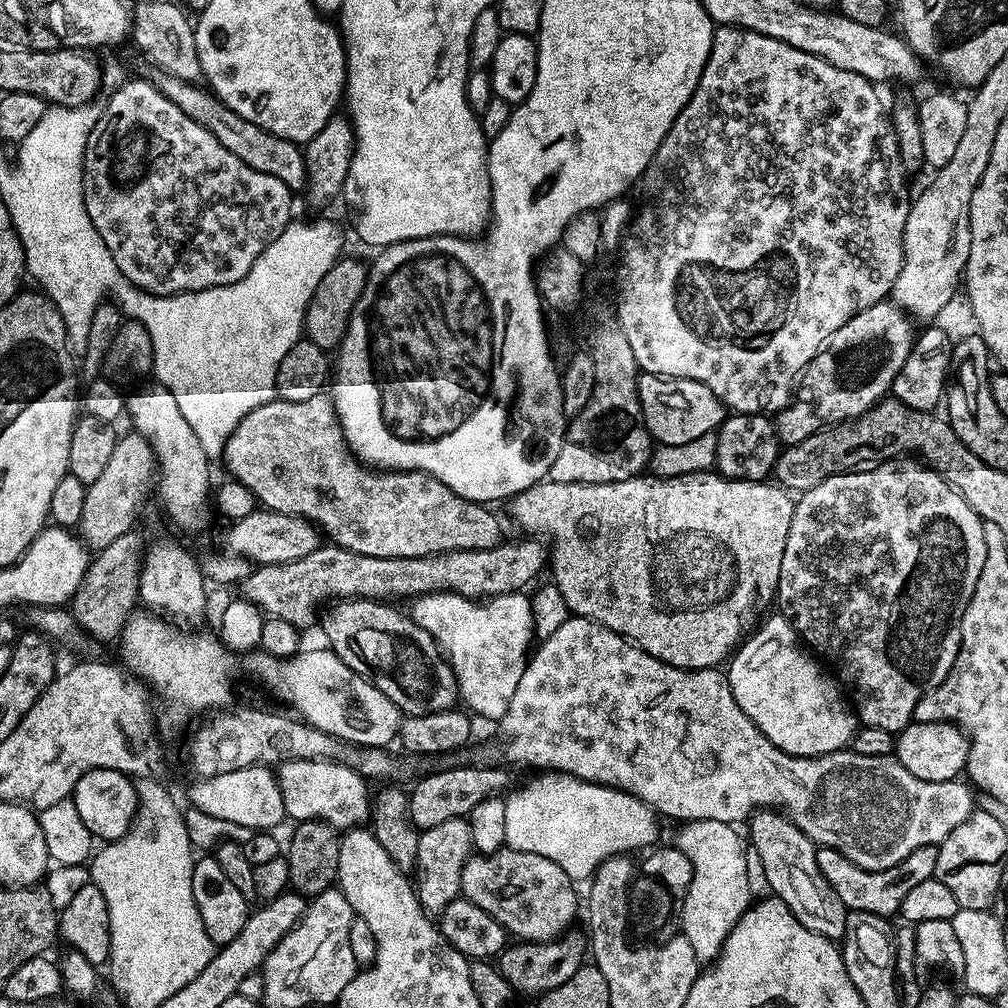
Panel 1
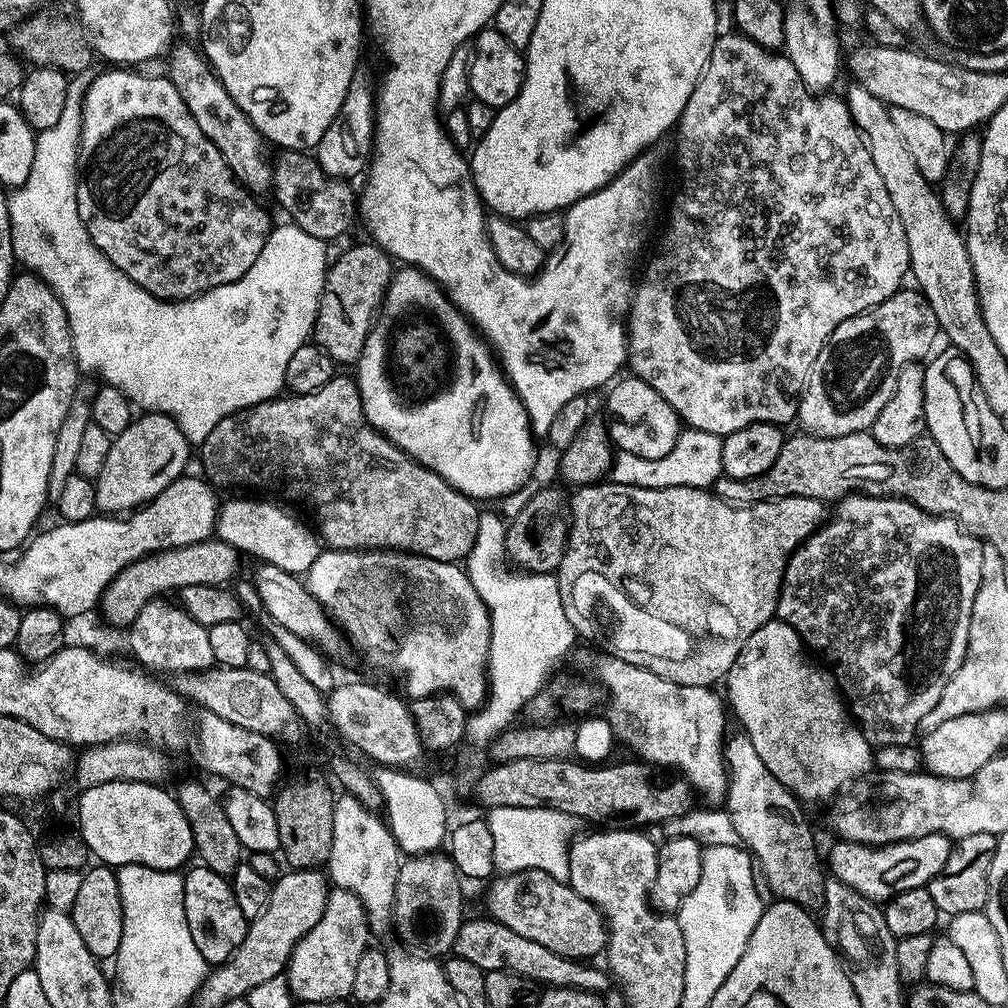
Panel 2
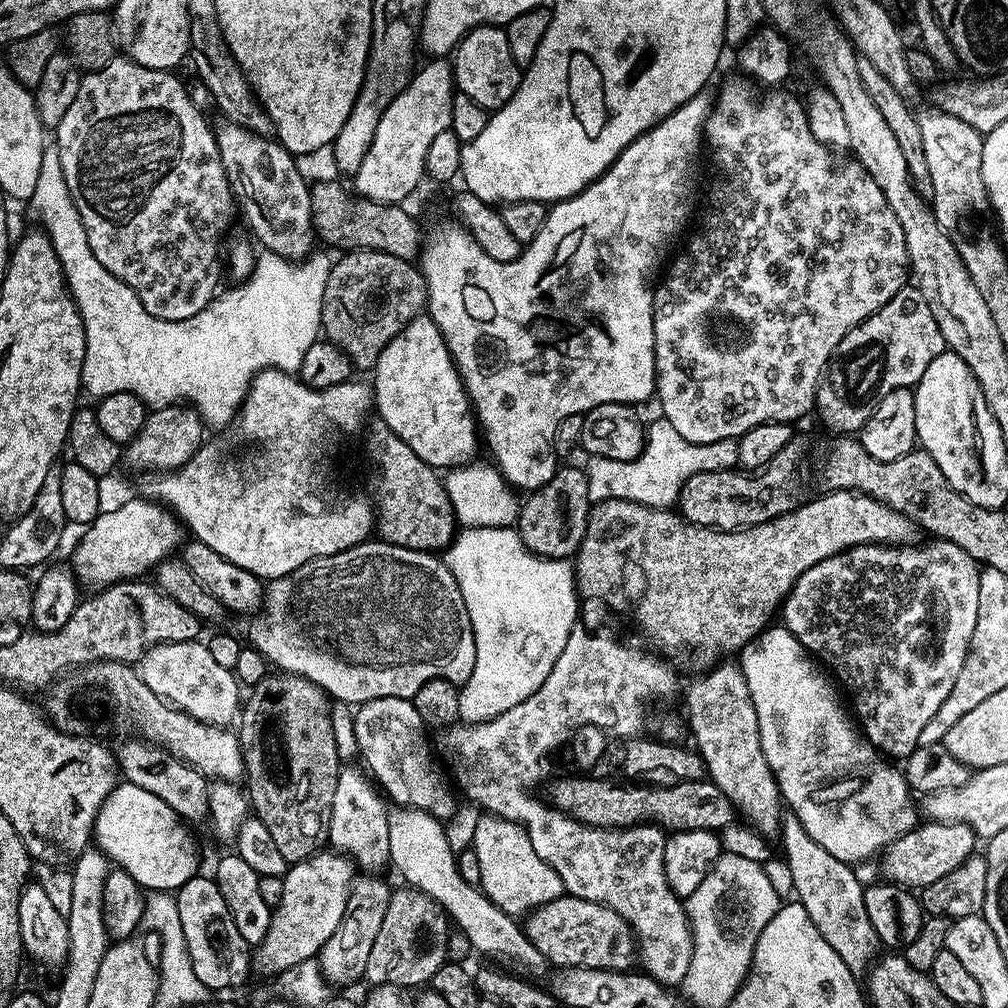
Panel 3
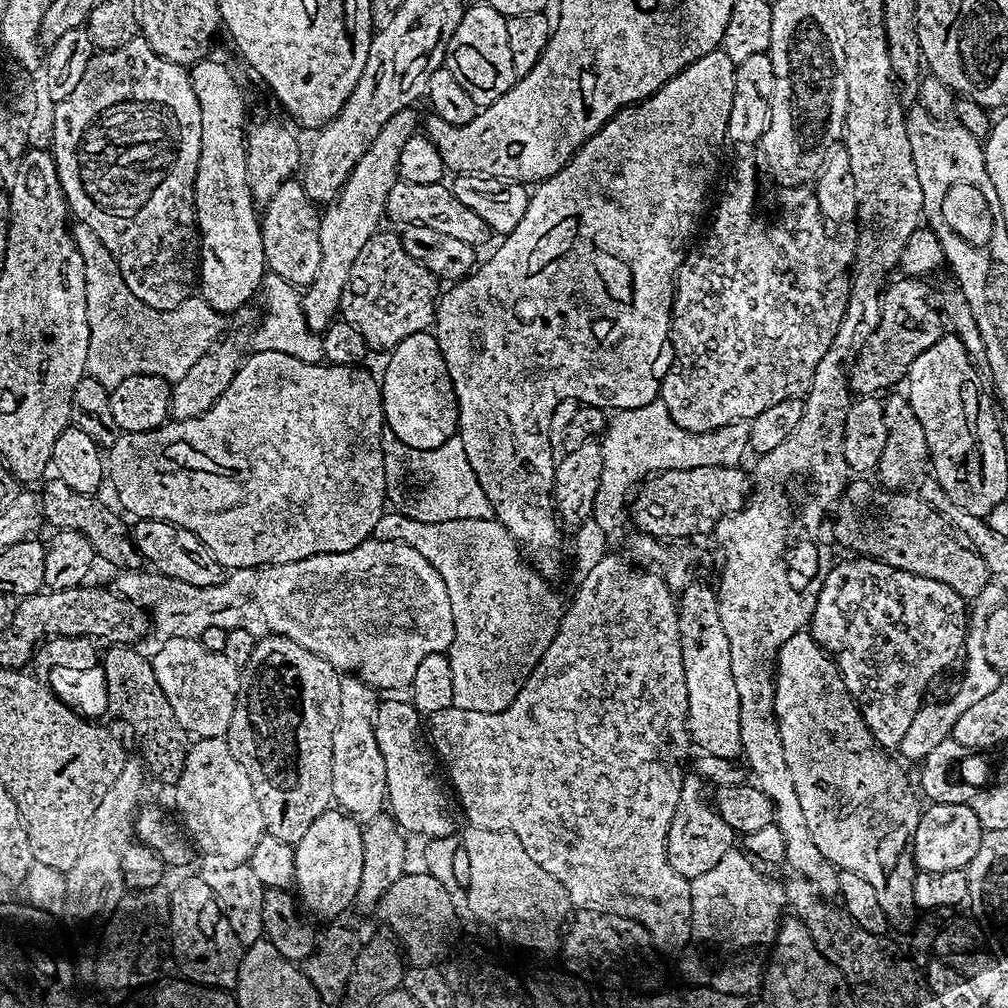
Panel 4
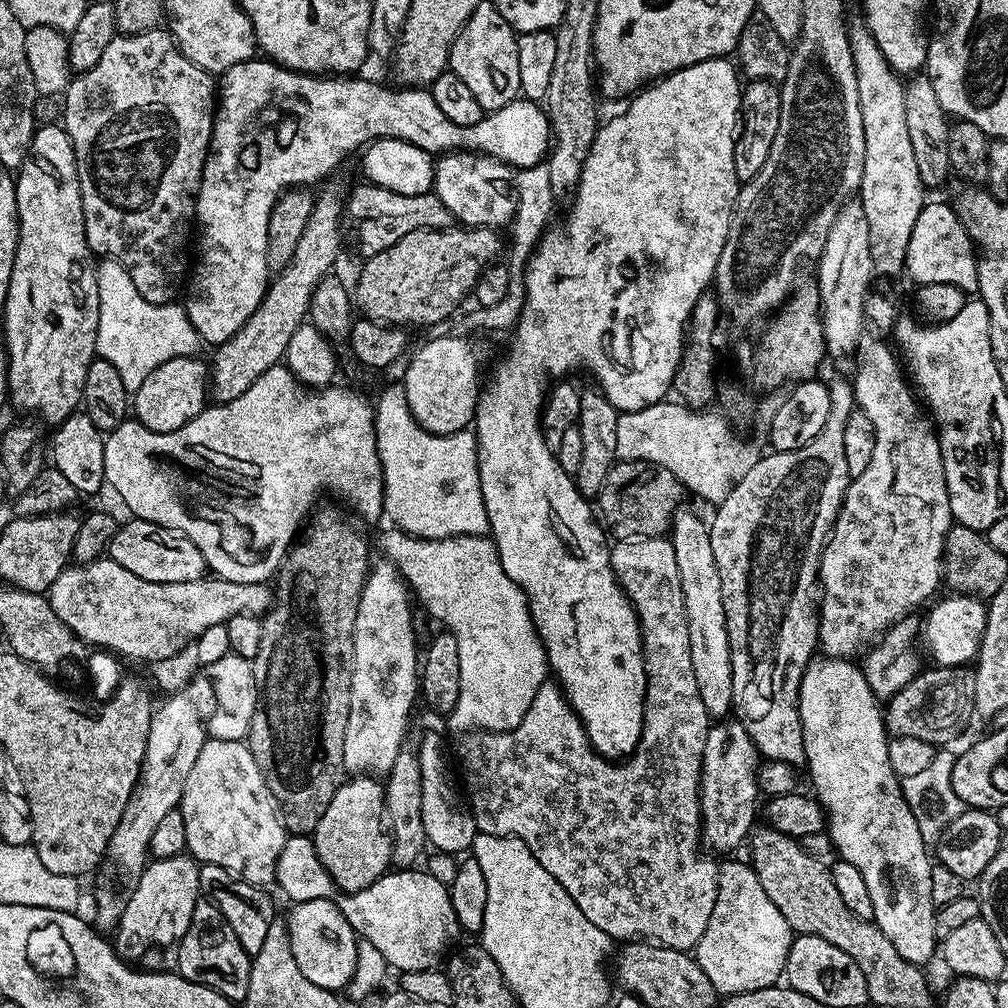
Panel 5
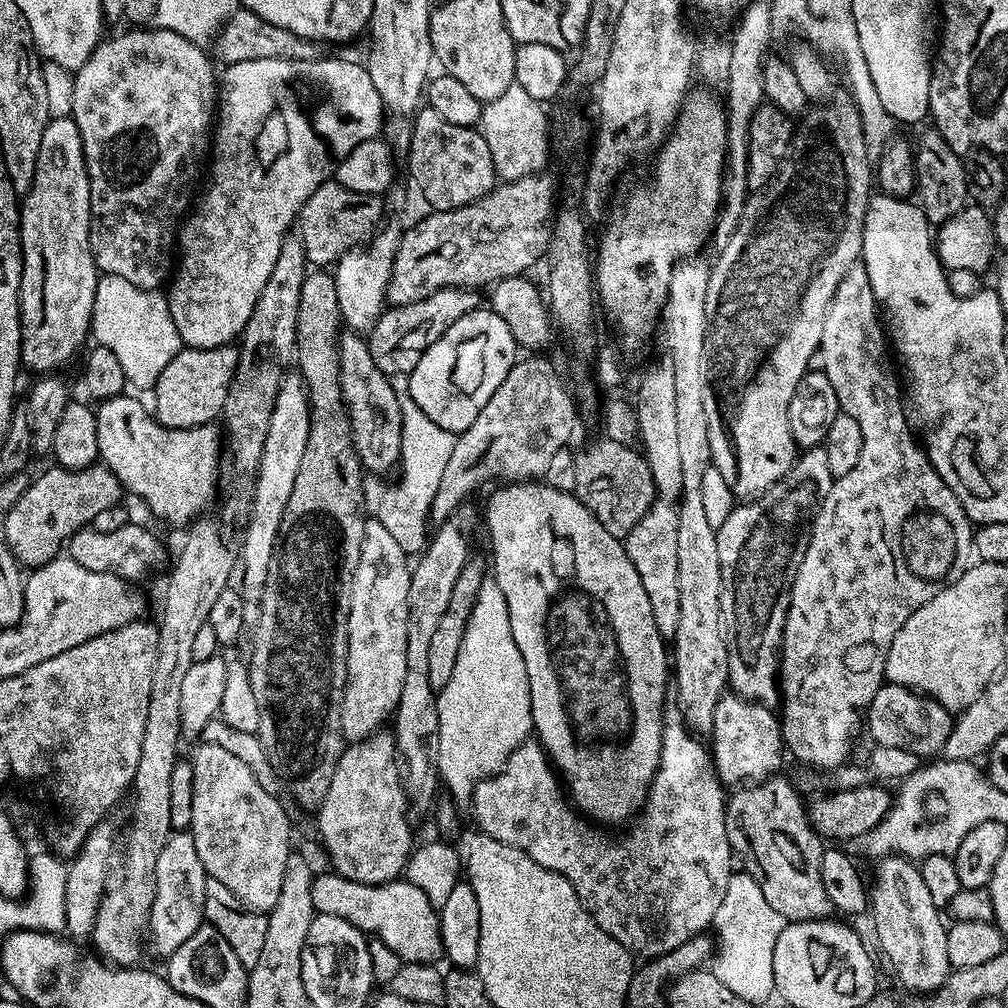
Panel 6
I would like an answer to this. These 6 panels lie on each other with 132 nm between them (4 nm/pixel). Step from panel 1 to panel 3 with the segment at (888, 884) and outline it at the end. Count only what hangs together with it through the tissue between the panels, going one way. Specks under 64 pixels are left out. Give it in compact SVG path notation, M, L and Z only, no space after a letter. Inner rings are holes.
M924 822L902 834L889 844L879 857L878 863L884 871L883 879L899 884L909 890L922 890L930 886L930 882L938 882L938 878L946 878L950 870L954 870L977 851L978 837L966 824L937 824Z

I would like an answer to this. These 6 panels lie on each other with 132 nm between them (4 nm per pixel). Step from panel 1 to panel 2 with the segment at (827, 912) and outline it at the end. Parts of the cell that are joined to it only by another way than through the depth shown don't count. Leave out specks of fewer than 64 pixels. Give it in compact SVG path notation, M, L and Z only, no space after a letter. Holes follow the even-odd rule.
M737 731L737 736L729 735L724 745L724 763L728 769L728 795L726 797L726 811L738 830L741 845L752 853L758 861L758 868L764 875L770 890L776 898L789 900L795 904L801 904L809 910L816 910L824 903L825 873L822 871L822 860L816 857L816 840L812 837L812 828L804 817L801 801L792 795L792 791L770 770L766 770L766 762L758 758L758 750L754 750L754 742L744 731Z

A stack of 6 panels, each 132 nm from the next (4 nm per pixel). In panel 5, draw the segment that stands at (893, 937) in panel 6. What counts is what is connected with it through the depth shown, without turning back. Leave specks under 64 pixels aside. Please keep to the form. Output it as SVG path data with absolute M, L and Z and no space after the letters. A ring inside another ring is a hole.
M813 658L808 662L808 669L800 683L806 771L812 779L811 791L824 807L826 833L832 840L833 849L839 859L858 866L862 878L866 878L870 902L874 902L872 920L880 927L882 934L890 938L894 950L898 950L906 962L924 966L938 952L935 934L937 907L930 898L930 874L934 860L928 857L929 845L919 832L918 822L904 797L901 777L896 776L890 766L890 735L885 727L881 701L876 699L874 690L870 690L870 682L866 682L863 671L852 664L855 663L849 659L831 658Z

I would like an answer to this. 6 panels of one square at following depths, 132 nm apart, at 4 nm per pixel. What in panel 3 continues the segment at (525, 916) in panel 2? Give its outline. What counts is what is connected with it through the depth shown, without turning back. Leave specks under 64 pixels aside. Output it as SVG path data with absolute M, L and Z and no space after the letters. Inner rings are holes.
M567 894L559 896L557 900L546 902L527 913L522 927L530 942L540 948L547 963L556 968L626 972L638 960L638 945L630 925L617 912L596 900L584 901Z

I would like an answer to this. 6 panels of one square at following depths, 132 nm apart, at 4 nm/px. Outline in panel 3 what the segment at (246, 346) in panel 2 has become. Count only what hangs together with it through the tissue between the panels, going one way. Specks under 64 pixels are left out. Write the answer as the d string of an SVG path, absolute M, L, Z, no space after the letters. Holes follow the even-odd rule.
M55 146L45 147L44 153L42 154L41 170L38 173L38 184L30 199L30 204L36 207L36 212L40 215L41 222L44 223L41 224L43 231L47 232L50 242L58 254L58 260L64 271L64 280L68 284L68 290L72 294L72 299L76 302L76 309L80 312L80 317L84 323L86 354L82 362L80 383L87 395L89 392L90 395L96 396L95 398L103 398L110 394L129 392L137 396L138 399L143 400L145 405L151 406L153 409L176 406L181 402L187 402L199 412L200 418L204 421L205 425L212 427L213 424L216 430L220 430L236 419L236 414L240 411L240 405L244 403L244 399L248 396L248 388L252 384L252 379L259 372L267 368L277 368L283 372L299 373L300 367L302 366L302 358L306 358L306 350L310 350L312 343L321 335L322 325L320 319L322 318L322 306L324 305L324 295L326 294L326 282L328 281L328 275L332 272L333 261L331 259L327 260L320 253L320 250L313 251L311 256L299 262L287 260L267 250L261 251L256 257L256 265L252 271L252 275L247 280L232 286L236 288L230 289L229 292L221 291L202 311L190 318L186 318L185 320L163 320L162 318L154 318L150 315L142 306L140 295L129 284L122 282L114 274L110 274L110 270L106 270L106 266L102 266L102 262L98 262L98 258L94 258L94 250L90 250L90 242L86 238L86 226L82 222L82 218L78 214L78 206L74 206L74 198L66 186L66 174L62 170L60 154Z

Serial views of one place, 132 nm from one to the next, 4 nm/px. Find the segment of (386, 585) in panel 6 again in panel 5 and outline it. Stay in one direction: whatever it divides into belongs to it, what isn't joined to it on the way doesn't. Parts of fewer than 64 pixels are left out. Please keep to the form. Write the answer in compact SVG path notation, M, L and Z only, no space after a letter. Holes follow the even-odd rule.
M390 563L375 565L364 581L352 639L350 718L342 746L344 770L352 776L387 777L405 743L408 715L416 700L418 704L418 648L416 652L408 596L410 600L408 586Z

